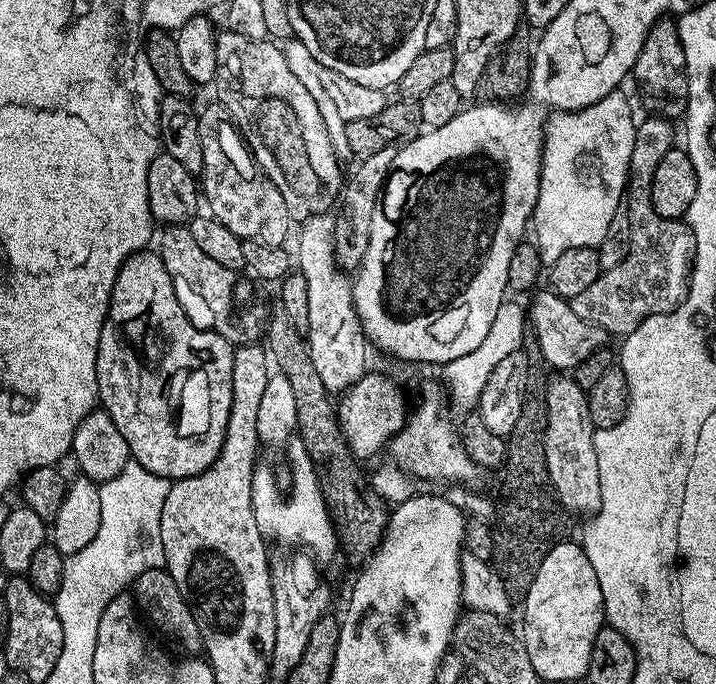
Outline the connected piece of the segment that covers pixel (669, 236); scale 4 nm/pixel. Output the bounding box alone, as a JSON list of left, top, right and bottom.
[571,114,696,338]

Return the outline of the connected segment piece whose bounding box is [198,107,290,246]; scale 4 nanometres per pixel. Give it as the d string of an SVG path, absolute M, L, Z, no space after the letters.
M219 107L208 108L199 113L200 133L202 134L202 170L198 174L198 184L202 189L202 200L208 203L207 211L226 230L231 230L239 240L261 240L266 246L281 246L288 236L290 217L286 210L286 202L282 194L278 194L278 186L270 182L270 178L260 171L252 153L240 135L236 125L232 123L231 116Z

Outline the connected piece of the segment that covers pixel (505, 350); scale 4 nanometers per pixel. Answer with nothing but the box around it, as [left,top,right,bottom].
[442,300,525,418]

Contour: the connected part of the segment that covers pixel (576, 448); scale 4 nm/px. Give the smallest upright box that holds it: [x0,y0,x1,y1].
[544,375,602,518]

